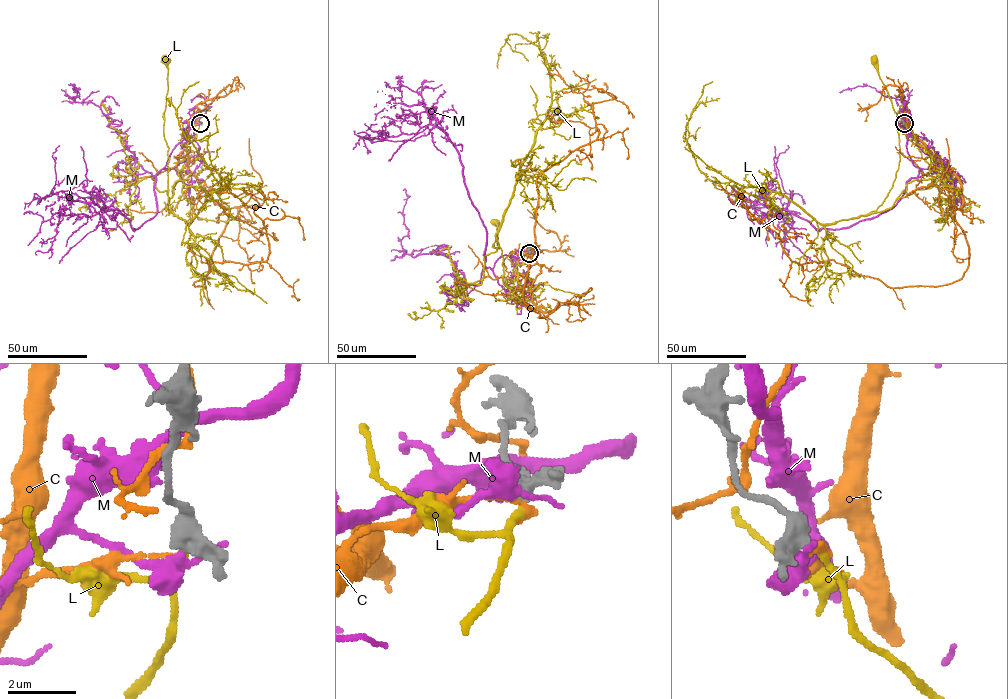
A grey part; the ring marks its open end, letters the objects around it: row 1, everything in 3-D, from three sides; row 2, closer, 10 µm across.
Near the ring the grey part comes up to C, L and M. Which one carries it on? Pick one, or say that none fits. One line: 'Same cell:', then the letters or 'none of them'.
Same cell: L

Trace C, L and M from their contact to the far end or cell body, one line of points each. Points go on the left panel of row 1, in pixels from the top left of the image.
C: (200, 123), (187, 168), (229, 210), (195, 286), (207, 260), (267, 260), (263, 221), (284, 213), (234, 197)
L: (200, 123), (176, 164), (179, 178), (166, 208), (171, 213), (163, 132), (166, 59)
M: (199, 123), (155, 176), (157, 213), (134, 230), (119, 210), (99, 214), (69, 191), (52, 194), (59, 145)

